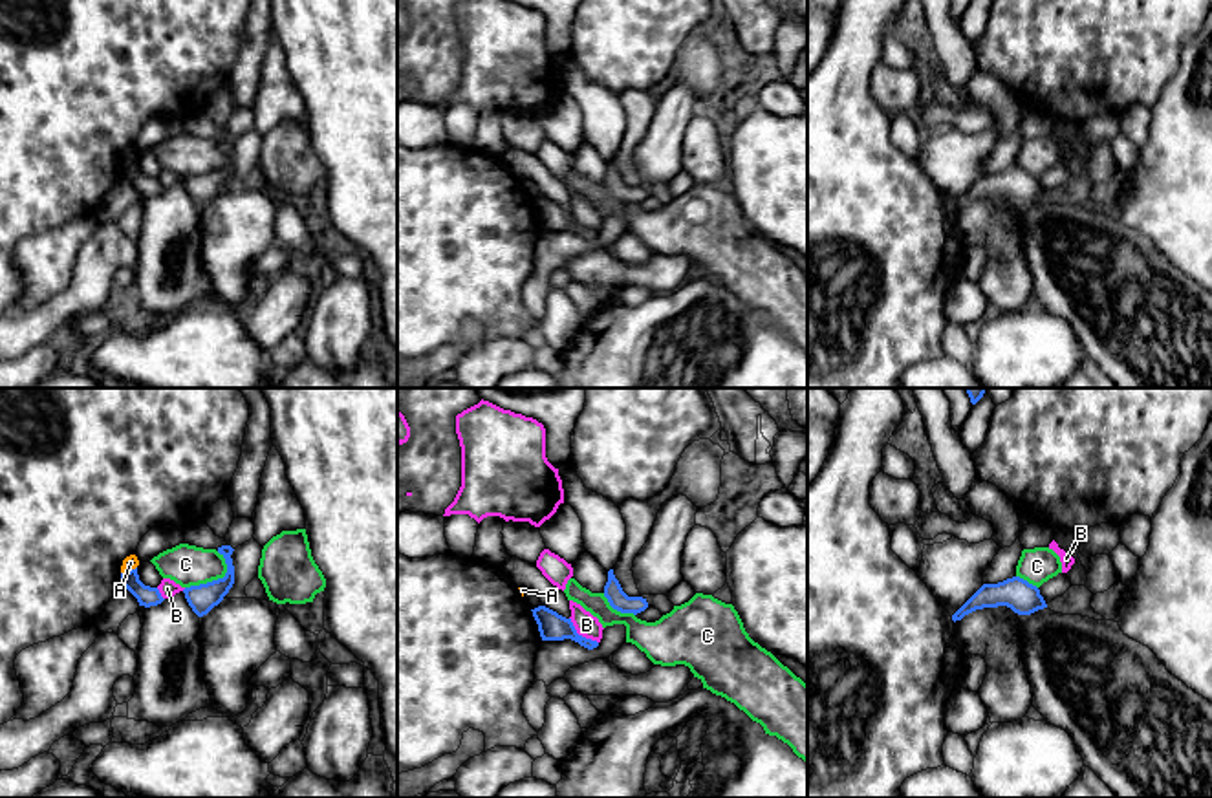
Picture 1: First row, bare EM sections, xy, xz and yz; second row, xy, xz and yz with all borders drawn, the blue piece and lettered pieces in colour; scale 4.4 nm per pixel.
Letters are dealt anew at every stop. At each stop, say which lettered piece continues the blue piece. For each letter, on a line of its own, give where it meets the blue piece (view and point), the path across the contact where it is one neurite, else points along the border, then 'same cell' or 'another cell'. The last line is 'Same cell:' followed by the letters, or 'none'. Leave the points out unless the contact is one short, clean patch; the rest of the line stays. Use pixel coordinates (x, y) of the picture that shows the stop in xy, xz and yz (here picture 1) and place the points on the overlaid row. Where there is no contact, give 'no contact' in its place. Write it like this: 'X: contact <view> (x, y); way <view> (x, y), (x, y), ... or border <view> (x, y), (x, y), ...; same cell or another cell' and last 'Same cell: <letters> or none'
A: contact xy (130, 570); border xy (136, 566), (121, 573); another cell
B: contact xz (581, 636); border xz (570, 617), (579, 634), (597, 643); another cell
C: contact xy (215, 581); border xy (224, 555), (226, 573), (222, 577), (185, 588); another cell
Same cell: none

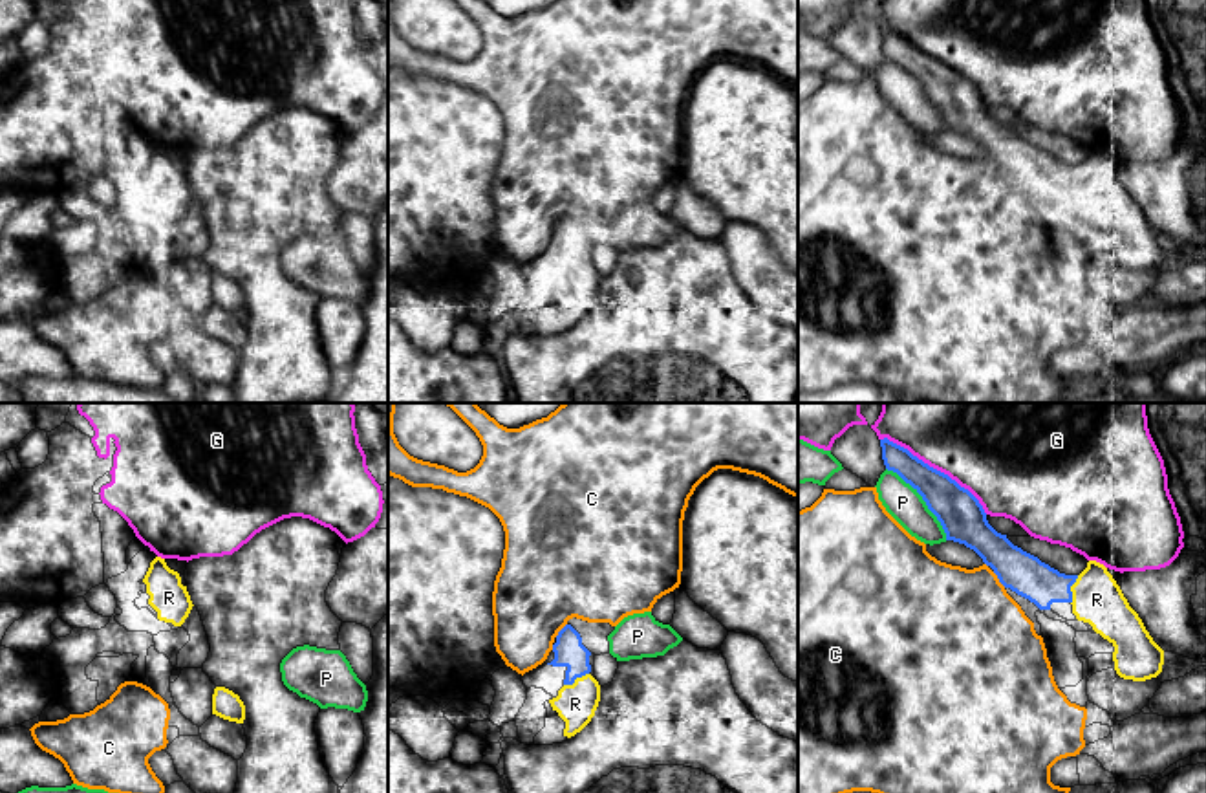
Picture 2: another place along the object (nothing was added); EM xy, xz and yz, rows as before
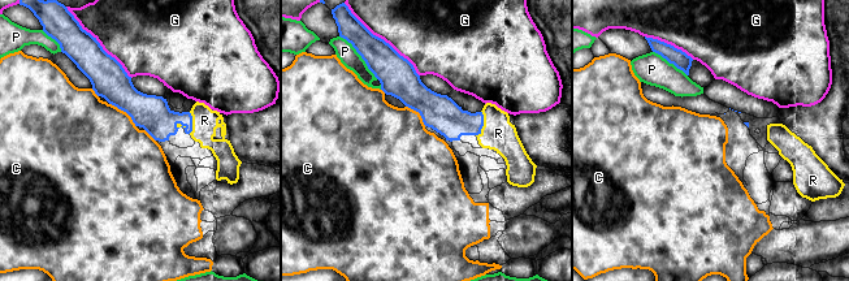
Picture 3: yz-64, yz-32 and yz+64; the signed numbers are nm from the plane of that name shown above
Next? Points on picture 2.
C: contact yz (998, 577); another cell
G: contact yz (936, 469); another cell
P: contact yz (923, 499); another cell
R: contact yz (1069, 590); way yz (1027, 575), (1042, 585), (1069, 590), (1089, 592), (1097, 599); same cell
Same cell: R

